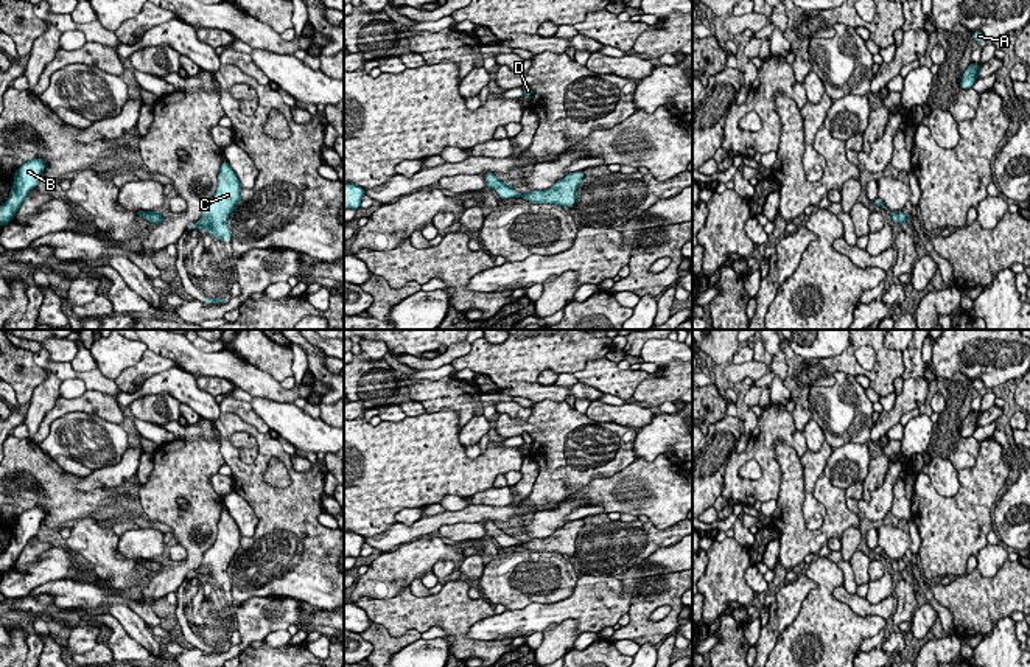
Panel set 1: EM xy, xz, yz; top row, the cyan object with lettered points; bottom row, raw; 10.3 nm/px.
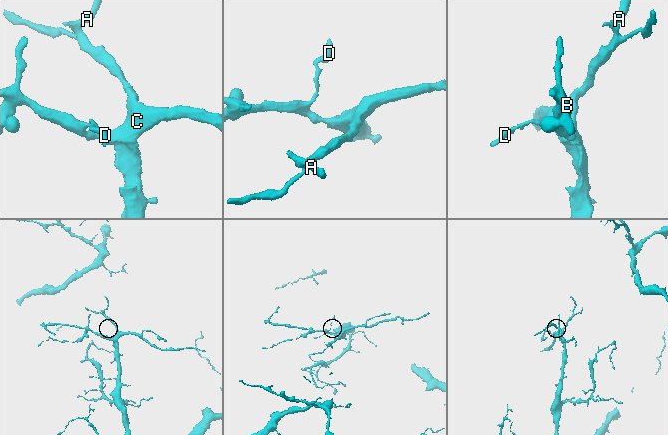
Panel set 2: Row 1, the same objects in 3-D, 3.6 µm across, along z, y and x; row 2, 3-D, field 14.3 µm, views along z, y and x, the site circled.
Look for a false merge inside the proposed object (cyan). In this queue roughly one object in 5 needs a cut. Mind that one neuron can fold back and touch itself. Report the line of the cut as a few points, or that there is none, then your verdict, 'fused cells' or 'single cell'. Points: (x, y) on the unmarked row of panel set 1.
no cut | single cell

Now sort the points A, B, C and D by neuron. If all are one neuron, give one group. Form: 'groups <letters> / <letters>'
groups A B C D

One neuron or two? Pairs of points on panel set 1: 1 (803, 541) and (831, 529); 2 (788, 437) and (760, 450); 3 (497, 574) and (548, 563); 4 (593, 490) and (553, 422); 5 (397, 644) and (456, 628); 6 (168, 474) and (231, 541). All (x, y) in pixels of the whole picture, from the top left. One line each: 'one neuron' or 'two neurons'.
1: one neuron
2: one neuron
3: one neuron
4: two neurons
5: two neurons
6: two neurons

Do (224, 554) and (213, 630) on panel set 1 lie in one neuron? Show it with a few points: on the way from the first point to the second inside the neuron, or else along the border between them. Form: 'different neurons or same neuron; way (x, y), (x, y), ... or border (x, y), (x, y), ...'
same neuron; way (207, 572), (201, 583), (203, 611)

